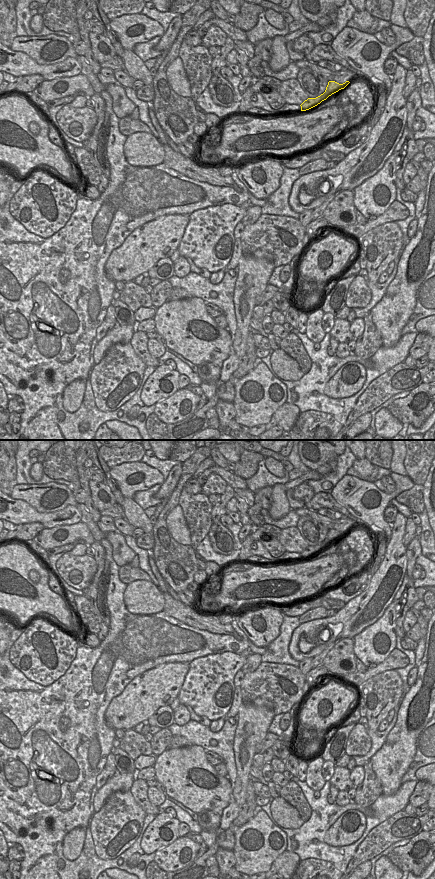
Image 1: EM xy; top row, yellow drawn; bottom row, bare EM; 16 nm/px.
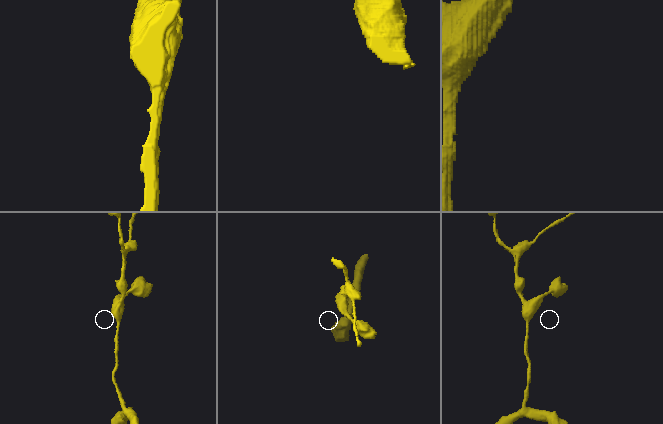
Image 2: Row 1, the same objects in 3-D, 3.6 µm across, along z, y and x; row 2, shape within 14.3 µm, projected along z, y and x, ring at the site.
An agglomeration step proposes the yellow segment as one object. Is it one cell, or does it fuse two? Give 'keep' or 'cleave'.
keep

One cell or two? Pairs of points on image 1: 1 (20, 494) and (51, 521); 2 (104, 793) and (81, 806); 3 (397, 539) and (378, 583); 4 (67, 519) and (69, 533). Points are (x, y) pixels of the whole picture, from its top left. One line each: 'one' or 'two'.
1: two
2: two
3: one
4: two

